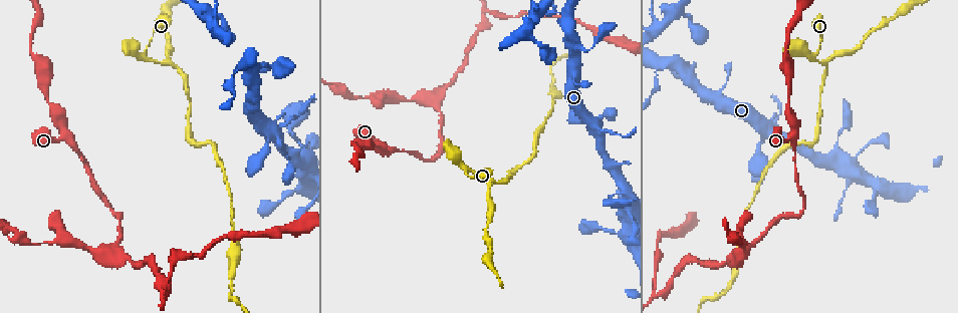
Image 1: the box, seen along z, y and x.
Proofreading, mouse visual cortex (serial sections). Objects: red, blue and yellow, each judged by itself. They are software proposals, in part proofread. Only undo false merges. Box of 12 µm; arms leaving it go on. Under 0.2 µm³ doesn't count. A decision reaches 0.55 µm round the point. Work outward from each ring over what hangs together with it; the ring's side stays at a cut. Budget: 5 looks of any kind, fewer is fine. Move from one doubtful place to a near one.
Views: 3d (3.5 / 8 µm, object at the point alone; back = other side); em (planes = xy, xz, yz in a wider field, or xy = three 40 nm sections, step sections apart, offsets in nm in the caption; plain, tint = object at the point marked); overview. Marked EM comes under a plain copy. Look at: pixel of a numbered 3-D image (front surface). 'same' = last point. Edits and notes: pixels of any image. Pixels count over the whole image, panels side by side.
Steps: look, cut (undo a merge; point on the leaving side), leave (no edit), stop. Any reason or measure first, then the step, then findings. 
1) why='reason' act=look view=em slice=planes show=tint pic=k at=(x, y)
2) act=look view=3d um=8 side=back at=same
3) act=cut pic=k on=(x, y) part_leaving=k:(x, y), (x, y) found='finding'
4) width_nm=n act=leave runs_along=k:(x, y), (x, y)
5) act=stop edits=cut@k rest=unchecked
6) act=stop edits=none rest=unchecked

why='thin neck' act=look view=3d um=8 pic=1 at=(464, 170)

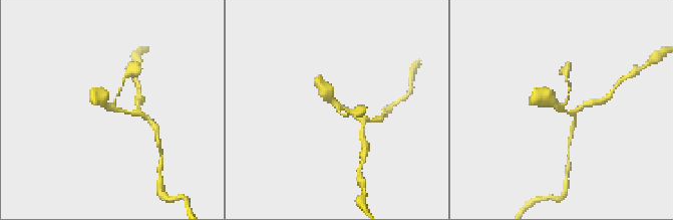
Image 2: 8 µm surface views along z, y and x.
act=look view=em slice=xy step=1 show=tint pic=2 at=(114, 104)

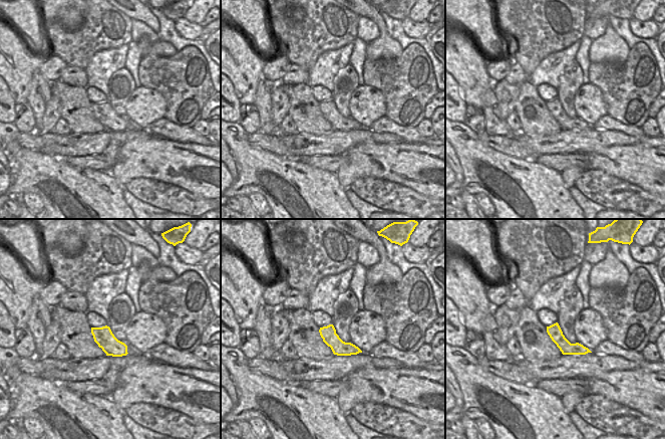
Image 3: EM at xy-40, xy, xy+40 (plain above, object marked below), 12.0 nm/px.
act=leave runs_along=2:(123, 80), (113, 105), (117, 111), (139, 113) found='all the same cell'

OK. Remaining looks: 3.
act=look view=3d um=3.5 pic=1 at=(799, 217)

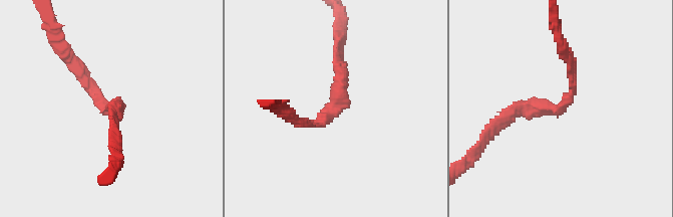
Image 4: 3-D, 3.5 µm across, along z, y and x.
why='shape alone is not enough' act=look view=em slice=xy step=5 show=tint pic=4 at=(332, 110)

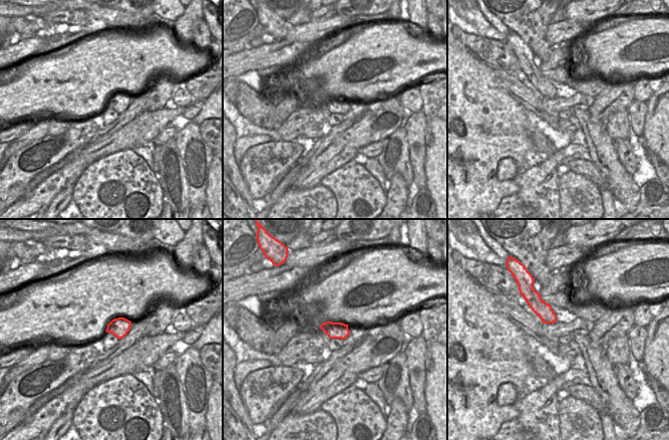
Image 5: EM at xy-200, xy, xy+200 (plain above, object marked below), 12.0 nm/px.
why='another direction' act=look view=em slice=planes show=tint at=same

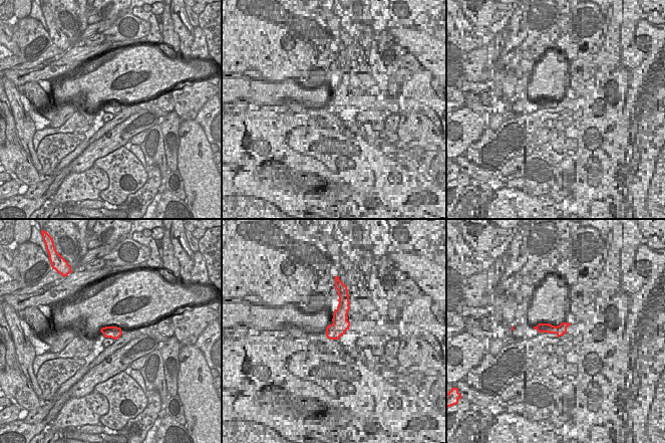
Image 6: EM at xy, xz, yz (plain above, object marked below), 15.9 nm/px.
arm_widths_nm=150,200 act=leave runs_along=4:(297, 121), (316, 124), (340, 105), (337, 49) found='all the same cell'

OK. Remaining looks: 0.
act=stop edits=none rest=unchecked

